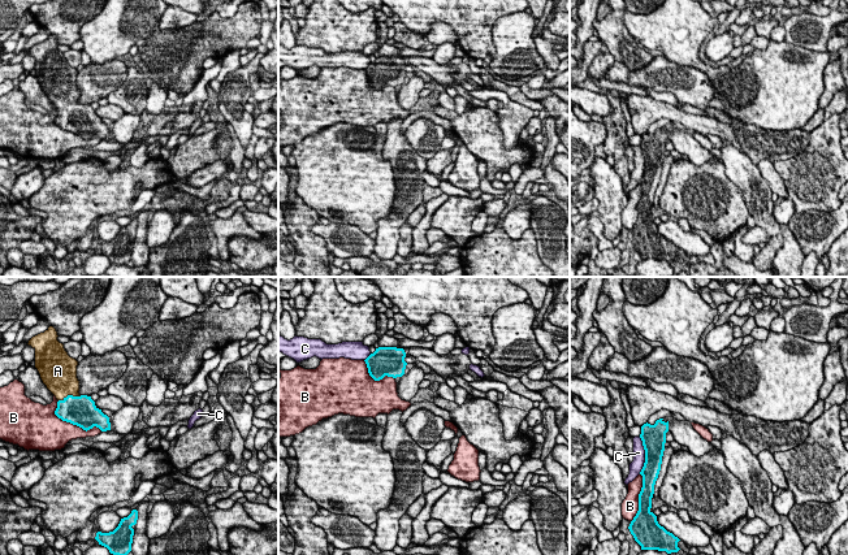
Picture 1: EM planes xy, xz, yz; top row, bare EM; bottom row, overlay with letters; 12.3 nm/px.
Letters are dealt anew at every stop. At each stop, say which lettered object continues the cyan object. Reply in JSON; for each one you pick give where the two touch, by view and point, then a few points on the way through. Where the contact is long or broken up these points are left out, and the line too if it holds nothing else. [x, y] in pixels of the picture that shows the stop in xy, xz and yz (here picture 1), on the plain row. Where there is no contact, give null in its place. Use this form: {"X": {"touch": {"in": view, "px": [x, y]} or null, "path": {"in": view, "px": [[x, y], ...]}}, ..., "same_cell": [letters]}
{"A": {"touch": {"in": "xy", "px": [69, 104]}, "path": {"in": "xy", "px": [[81, 120], [69, 104], [60, 87]]}}, "same_cell": ["A"]}

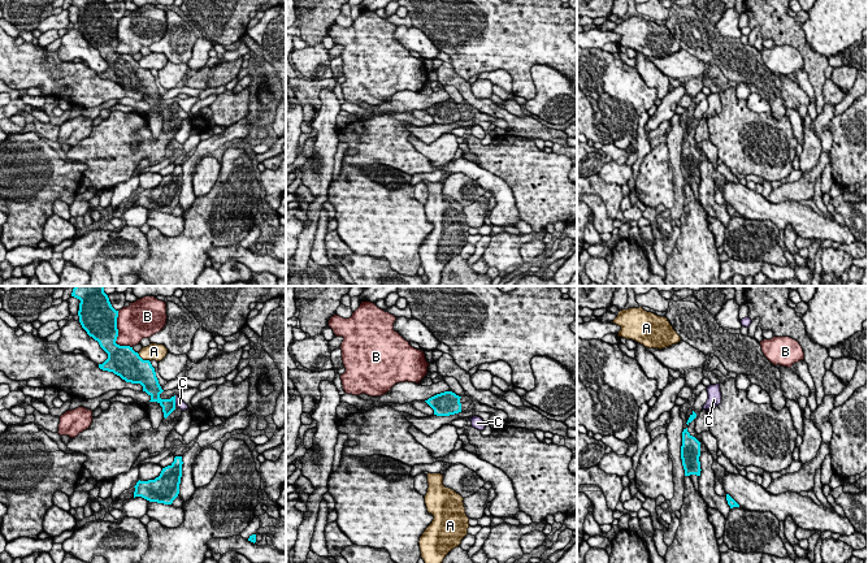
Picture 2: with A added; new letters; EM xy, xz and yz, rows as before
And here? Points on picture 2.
{"same_cell": []}

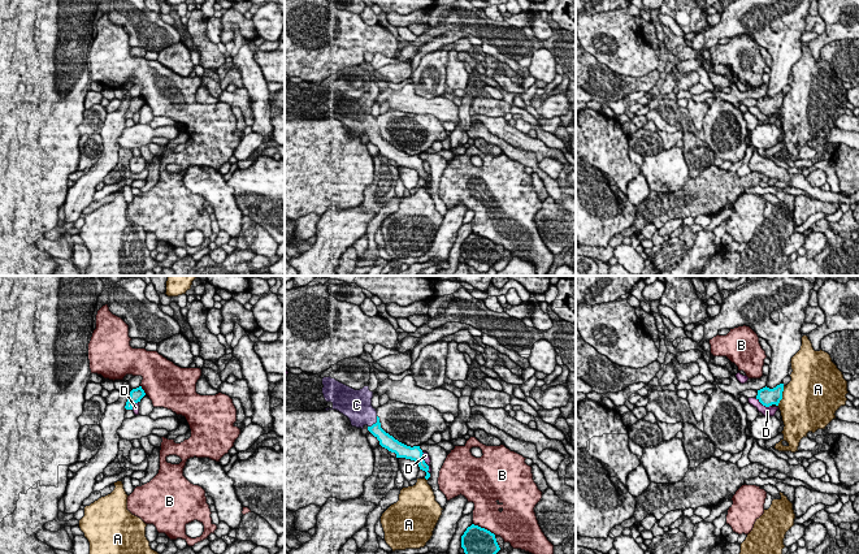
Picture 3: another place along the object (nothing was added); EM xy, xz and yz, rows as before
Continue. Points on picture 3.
{"C": {"touch": {"in": "xz", "px": [376, 131]}, "path": {"in": "xz", "px": [[385, 148], [376, 138], [376, 131], [360, 120]]}}, "same_cell": ["C"]}

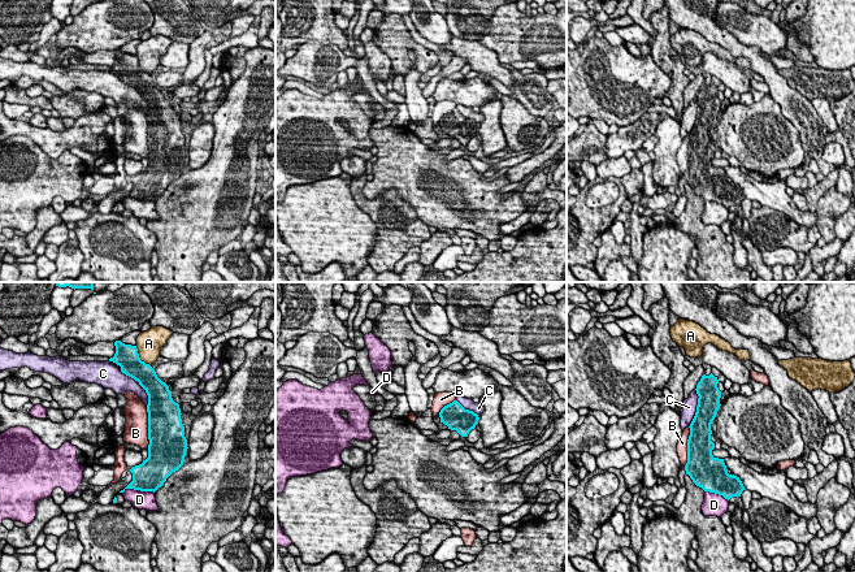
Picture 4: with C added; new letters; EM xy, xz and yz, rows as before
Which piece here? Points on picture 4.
{"same_cell": []}

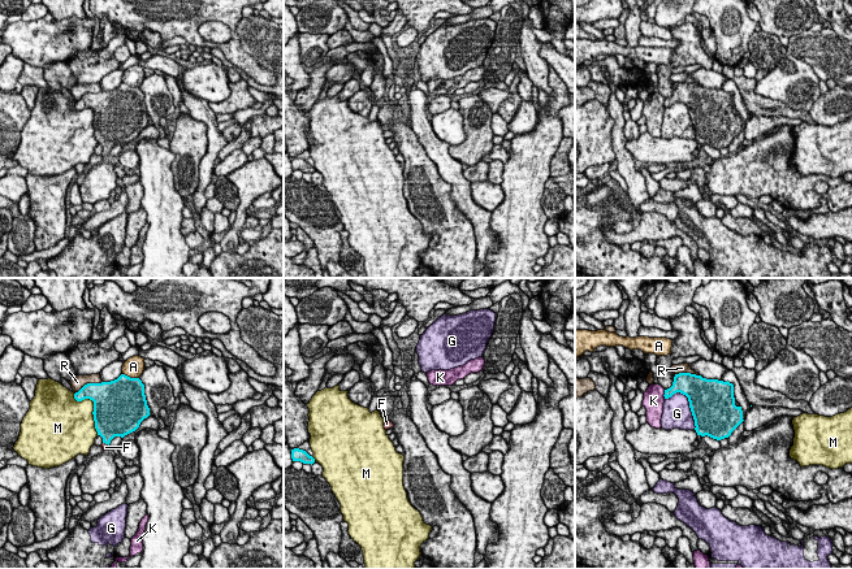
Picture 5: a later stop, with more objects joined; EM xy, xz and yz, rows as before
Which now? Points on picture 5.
{"F": {"touch": {"in": "xy", "px": [106, 152]}, "path": {"in": "xy", "px": [[108, 133], [106, 152], [106, 156]]}}, "same_cell": ["F"]}

